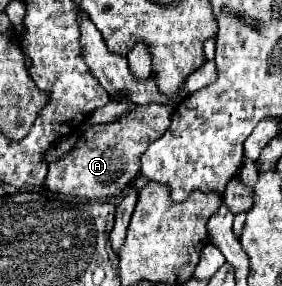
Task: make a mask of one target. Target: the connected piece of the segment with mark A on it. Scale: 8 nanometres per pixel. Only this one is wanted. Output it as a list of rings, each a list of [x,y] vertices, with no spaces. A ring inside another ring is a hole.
[[[163,104],[135,106],[121,116],[127,118],[127,132],[123,122],[93,126],[77,140],[77,146],[67,156],[61,156],[61,160],[53,160],[53,164],[49,164],[45,188],[51,192],[81,198],[109,198],[123,194],[123,190],[135,180],[141,170],[139,160],[145,148],[167,132],[171,124],[171,114],[173,108]]]

